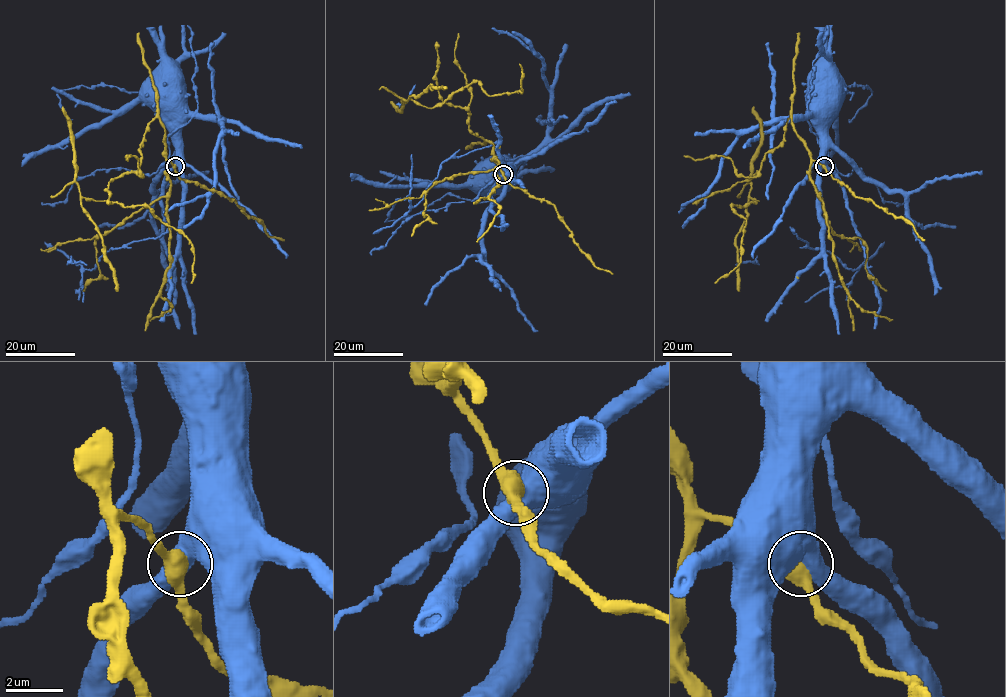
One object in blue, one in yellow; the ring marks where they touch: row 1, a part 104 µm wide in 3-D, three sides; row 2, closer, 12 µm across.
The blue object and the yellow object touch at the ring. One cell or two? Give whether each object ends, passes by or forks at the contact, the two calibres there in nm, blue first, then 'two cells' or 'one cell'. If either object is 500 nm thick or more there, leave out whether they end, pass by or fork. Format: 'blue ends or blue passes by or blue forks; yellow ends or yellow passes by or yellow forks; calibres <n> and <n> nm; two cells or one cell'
calibres 550 and 500 nm; one cell

